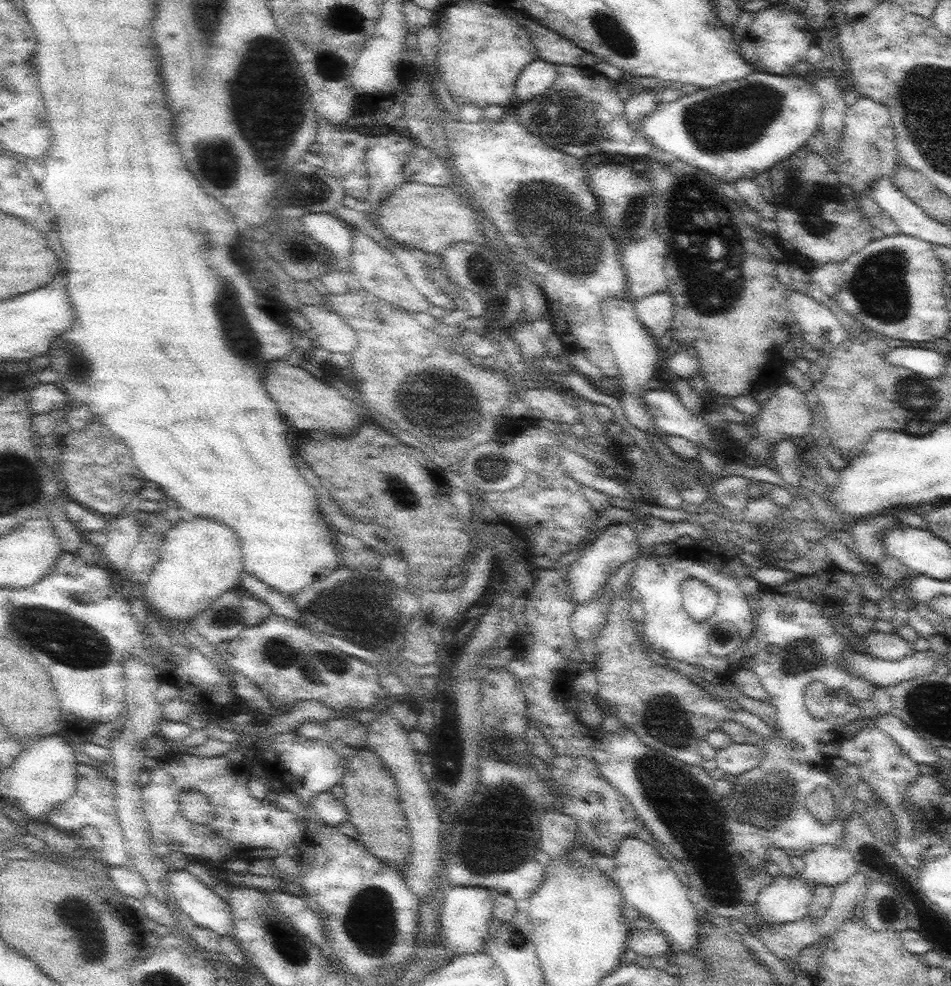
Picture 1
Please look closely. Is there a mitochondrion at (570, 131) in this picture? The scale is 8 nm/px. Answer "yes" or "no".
yes

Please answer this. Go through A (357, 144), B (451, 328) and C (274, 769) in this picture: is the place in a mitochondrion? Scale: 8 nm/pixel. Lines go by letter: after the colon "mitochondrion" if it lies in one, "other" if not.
A: other
B: other
C: other

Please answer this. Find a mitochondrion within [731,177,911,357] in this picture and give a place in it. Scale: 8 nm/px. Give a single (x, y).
(812, 221)

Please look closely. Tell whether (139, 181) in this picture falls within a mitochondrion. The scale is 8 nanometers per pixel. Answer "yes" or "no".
no

